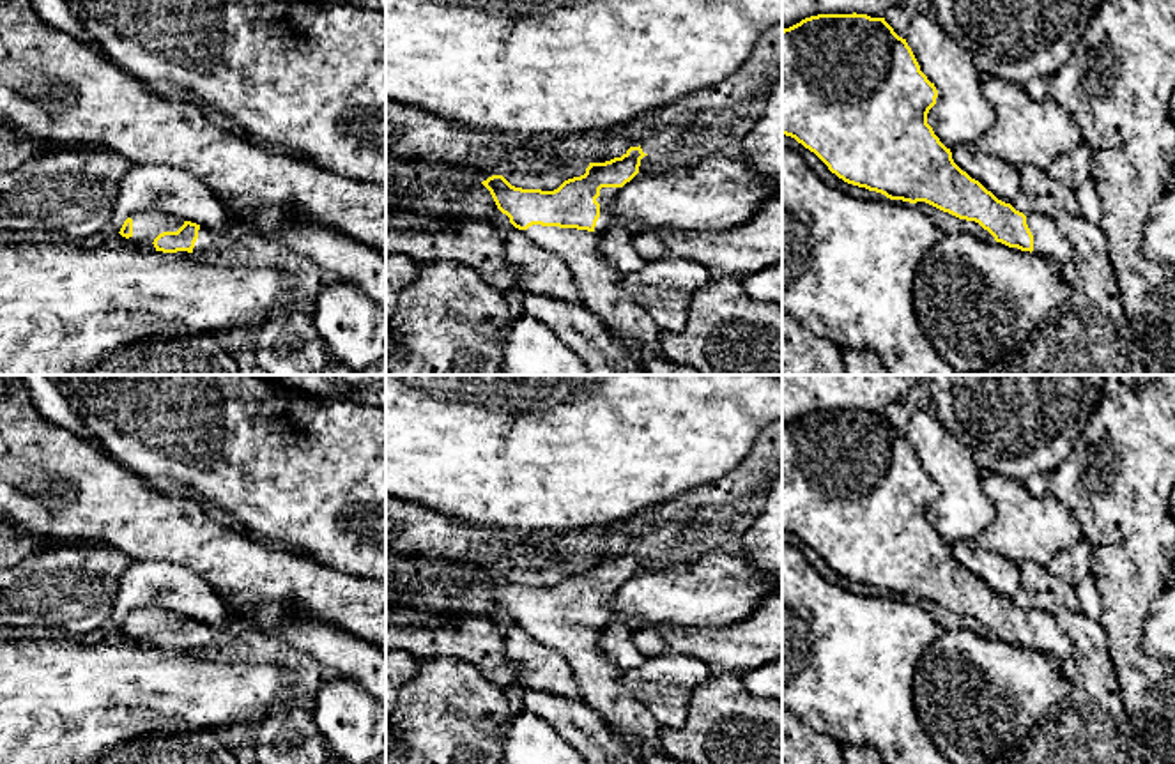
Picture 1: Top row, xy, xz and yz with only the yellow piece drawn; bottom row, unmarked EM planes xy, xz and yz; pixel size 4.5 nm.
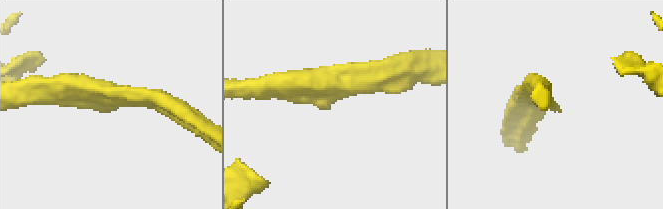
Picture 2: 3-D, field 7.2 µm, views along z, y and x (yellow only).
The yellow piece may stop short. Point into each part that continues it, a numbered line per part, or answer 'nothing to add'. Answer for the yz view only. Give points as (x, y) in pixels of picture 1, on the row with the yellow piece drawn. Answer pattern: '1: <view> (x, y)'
1: yz (1048, 241)

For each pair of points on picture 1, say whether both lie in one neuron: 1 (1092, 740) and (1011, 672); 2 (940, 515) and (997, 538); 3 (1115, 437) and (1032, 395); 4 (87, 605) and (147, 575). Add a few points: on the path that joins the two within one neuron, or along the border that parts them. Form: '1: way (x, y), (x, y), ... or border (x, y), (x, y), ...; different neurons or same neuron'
1: border (1059, 665), (1069, 694), (1043, 713), (1023, 736); different neurons
2: border (984, 490), (995, 517), (977, 540); different neurons
3: border (1101, 393), (1096, 411), (1066, 458); different neurons
4: way (101, 591), (107, 586), (133, 584); same neuron

